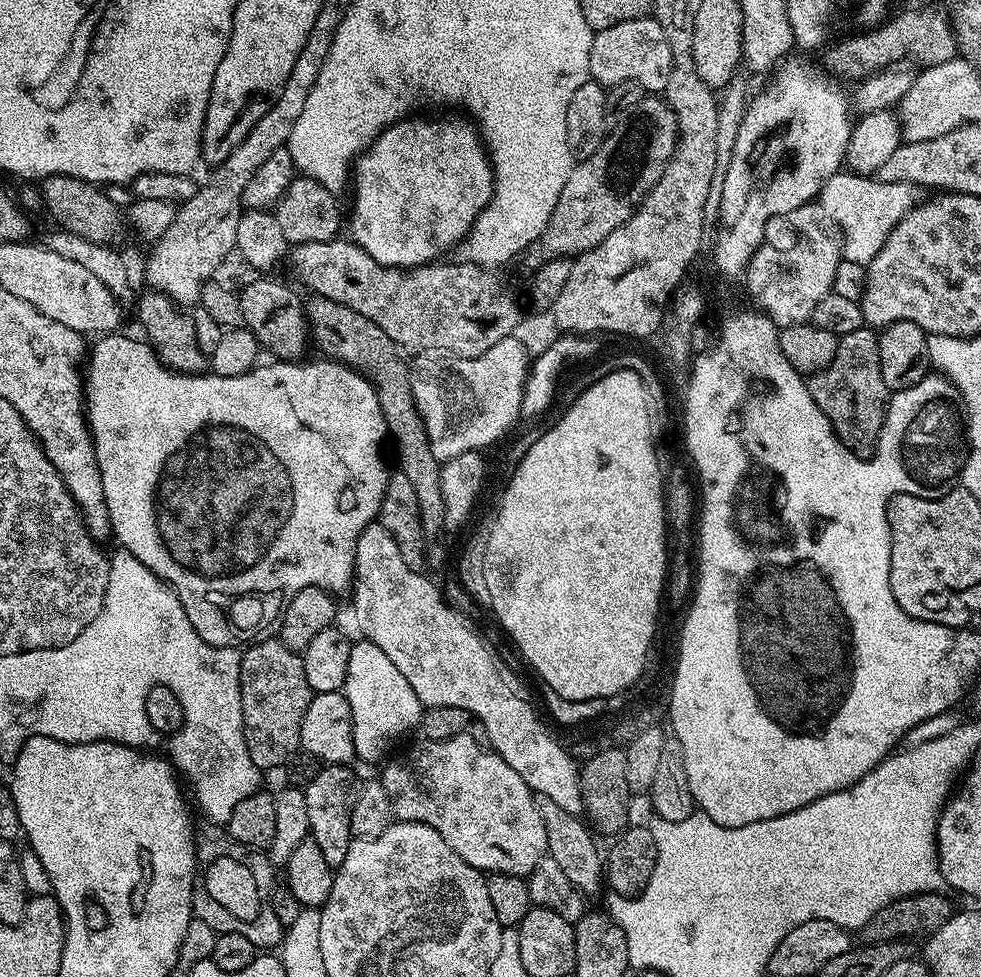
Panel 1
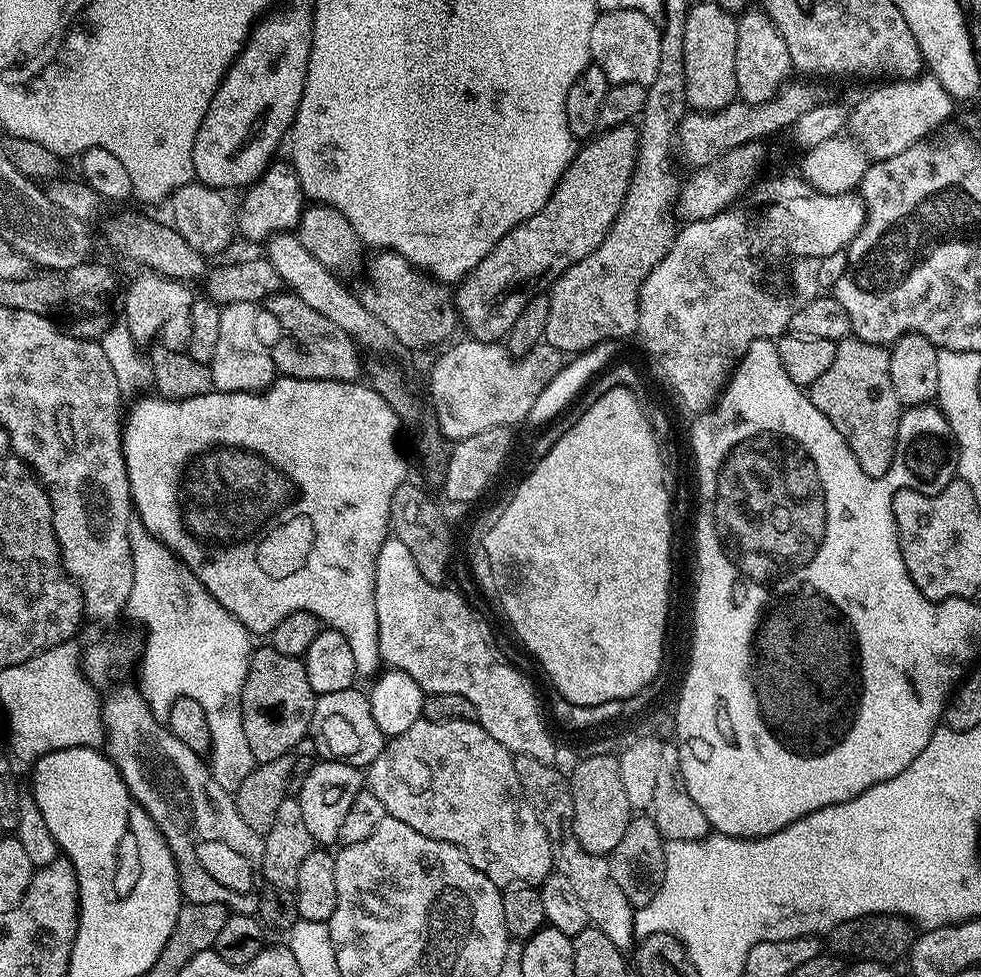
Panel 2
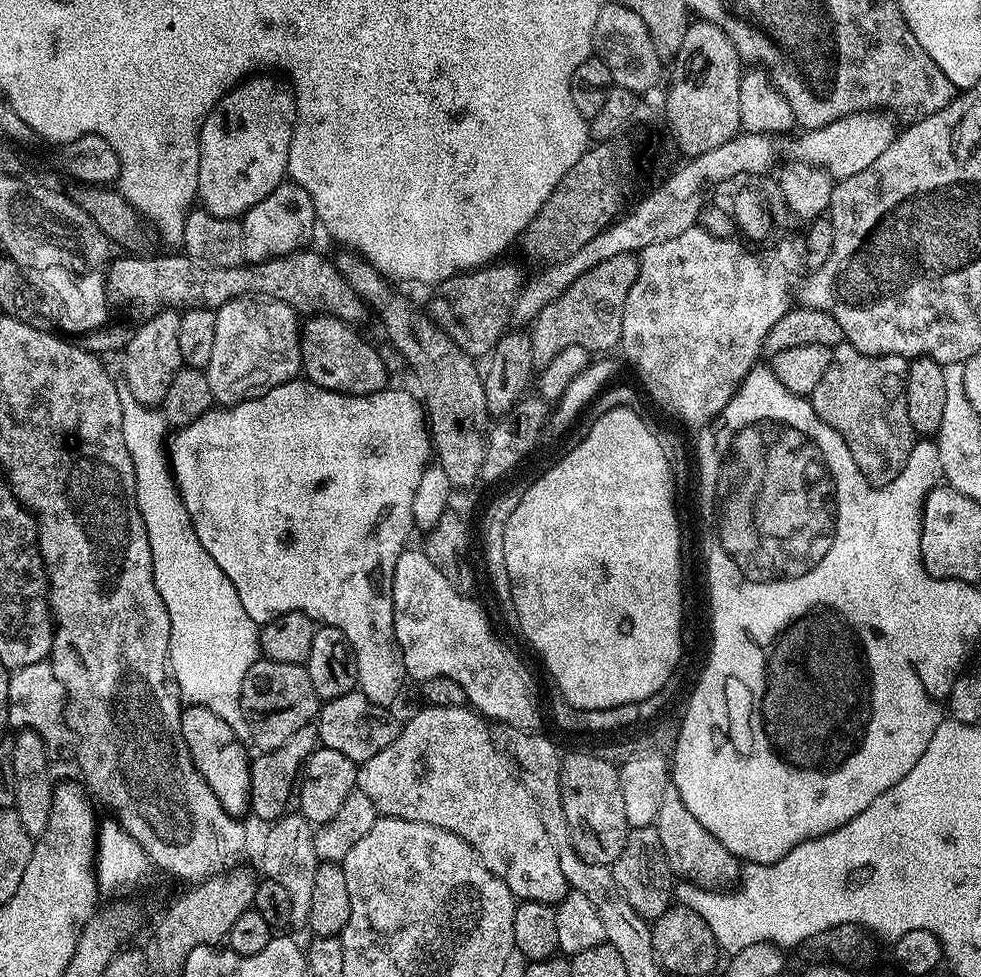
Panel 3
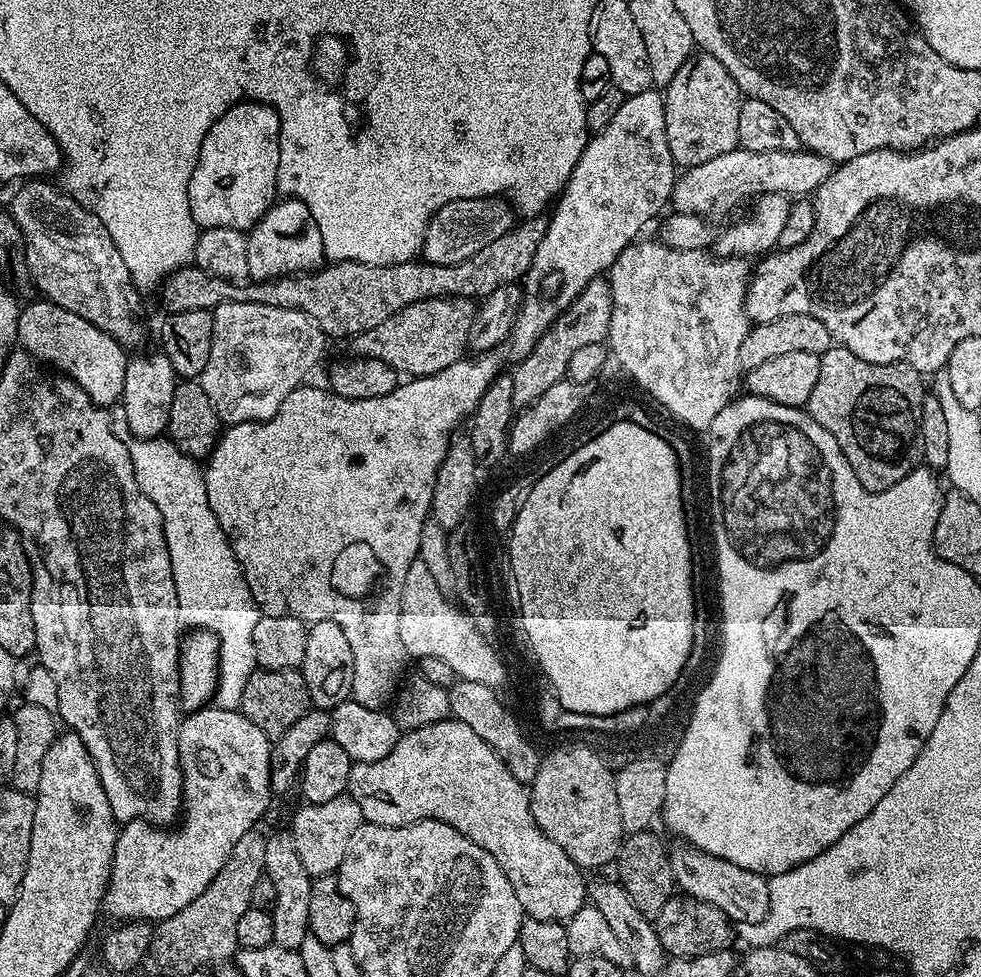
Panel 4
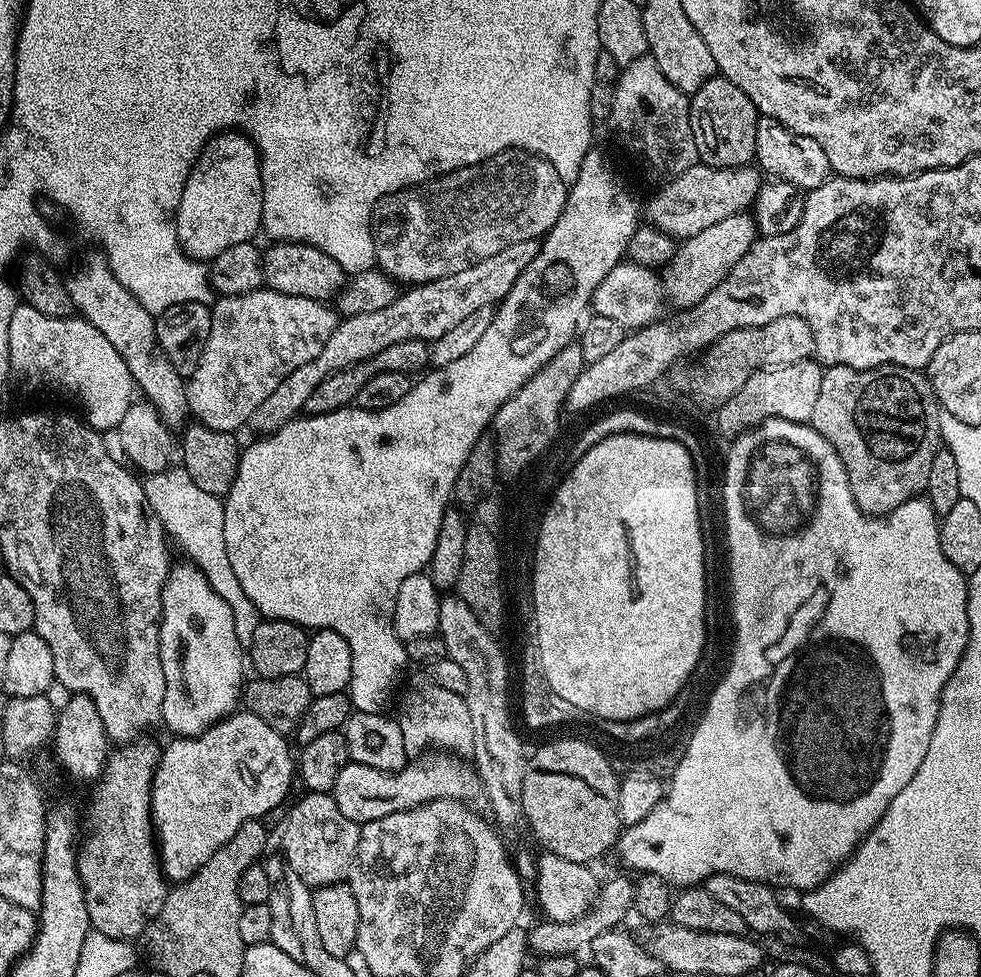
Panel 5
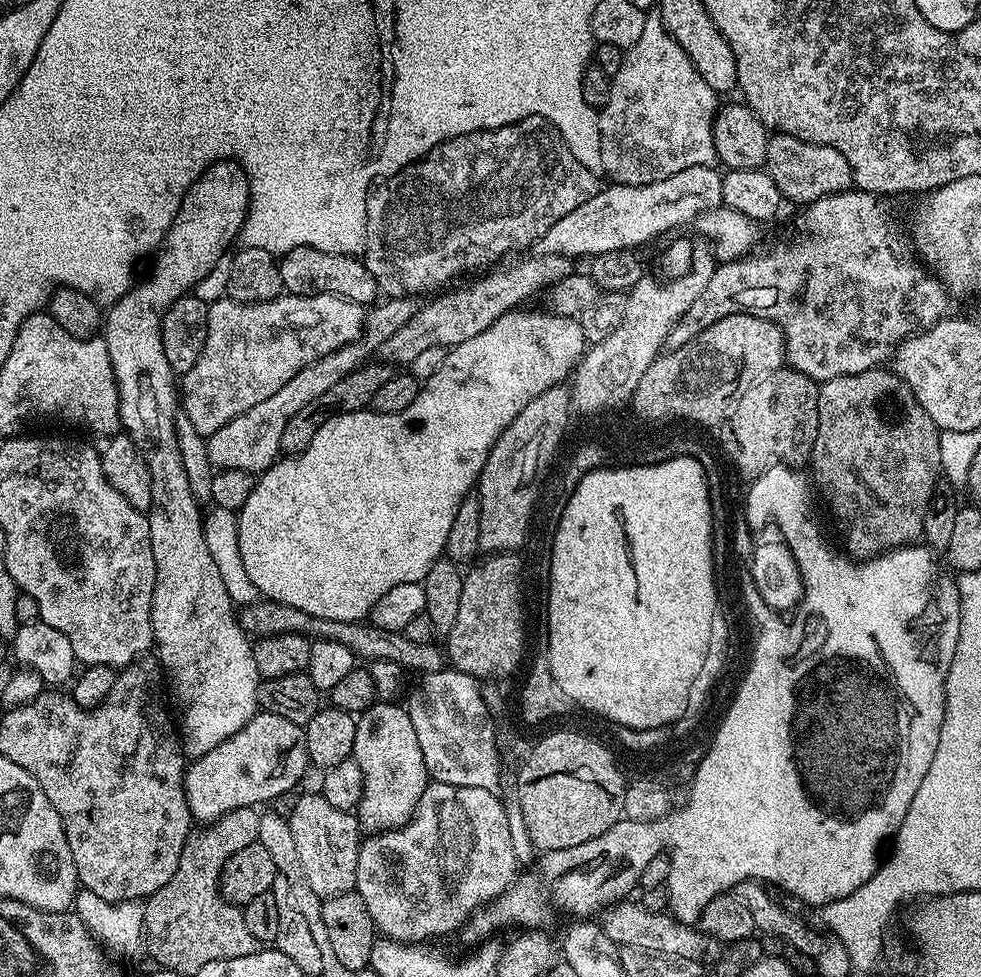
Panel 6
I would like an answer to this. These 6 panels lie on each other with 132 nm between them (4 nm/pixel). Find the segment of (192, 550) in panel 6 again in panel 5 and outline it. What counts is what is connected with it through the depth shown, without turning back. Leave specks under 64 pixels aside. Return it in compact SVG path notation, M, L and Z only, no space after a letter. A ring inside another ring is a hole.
M225 130L210 137L194 162L176 211L180 248L193 260L211 262L230 246L255 241L264 222L264 187L260 152L248 135ZM191 562L173 563L162 586L162 614L160 615L160 657L162 674L166 678L166 690L162 698L163 727L172 731L173 737L197 736L214 726L226 716L237 711L242 700L242 685L245 683L246 652L234 630L234 614L226 602L206 582L202 570Z

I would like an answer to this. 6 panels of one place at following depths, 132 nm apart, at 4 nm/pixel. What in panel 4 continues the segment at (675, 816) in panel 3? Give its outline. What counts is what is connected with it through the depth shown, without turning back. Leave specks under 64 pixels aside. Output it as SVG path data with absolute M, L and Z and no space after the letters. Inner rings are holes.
M681 843L679 847L668 852L668 861L676 887L683 895L718 906L718 910L737 925L761 924L768 913L769 877L746 870L734 862L726 862L726 858L706 854L690 844Z

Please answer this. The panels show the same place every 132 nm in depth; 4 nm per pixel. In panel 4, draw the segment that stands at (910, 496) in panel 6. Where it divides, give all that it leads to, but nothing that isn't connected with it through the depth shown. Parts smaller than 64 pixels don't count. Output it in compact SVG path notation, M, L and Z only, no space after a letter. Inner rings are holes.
M834 346L820 356L818 382L806 405L808 415L818 422L838 442L848 465L854 470L858 482L868 492L890 490L894 482L902 482L921 463L924 444L920 440L920 411L926 395L922 373L909 364L875 364L858 358L850 350Z

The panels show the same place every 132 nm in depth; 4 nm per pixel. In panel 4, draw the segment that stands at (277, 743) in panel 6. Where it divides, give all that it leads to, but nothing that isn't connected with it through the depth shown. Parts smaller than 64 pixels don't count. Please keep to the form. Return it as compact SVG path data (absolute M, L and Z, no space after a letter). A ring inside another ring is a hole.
M205 706L196 709L194 712L187 713L181 719L180 729L178 730L178 758L180 759L180 769L184 779L182 819L175 830L150 824L146 820L130 820L117 831L114 858L112 859L112 873L108 879L108 888L104 892L104 903L102 905L102 912L105 917L108 915L112 922L127 922L129 920L159 922L166 918L174 918L174 914L178 914L178 910L190 906L190 902L194 902L194 898L198 898L198 894L202 894L202 890L206 890L206 886L210 886L210 882L214 882L214 878L218 878L218 870L222 870L226 858L230 858L230 850L234 850L234 846L242 839L242 834L253 831L257 827L256 823L263 818L268 803L274 799L274 793L270 786L270 754L272 753L272 746L273 741L268 735L262 730L258 730L258 726L254 726L254 722L250 722L250 718L246 718L243 712L235 708Z

